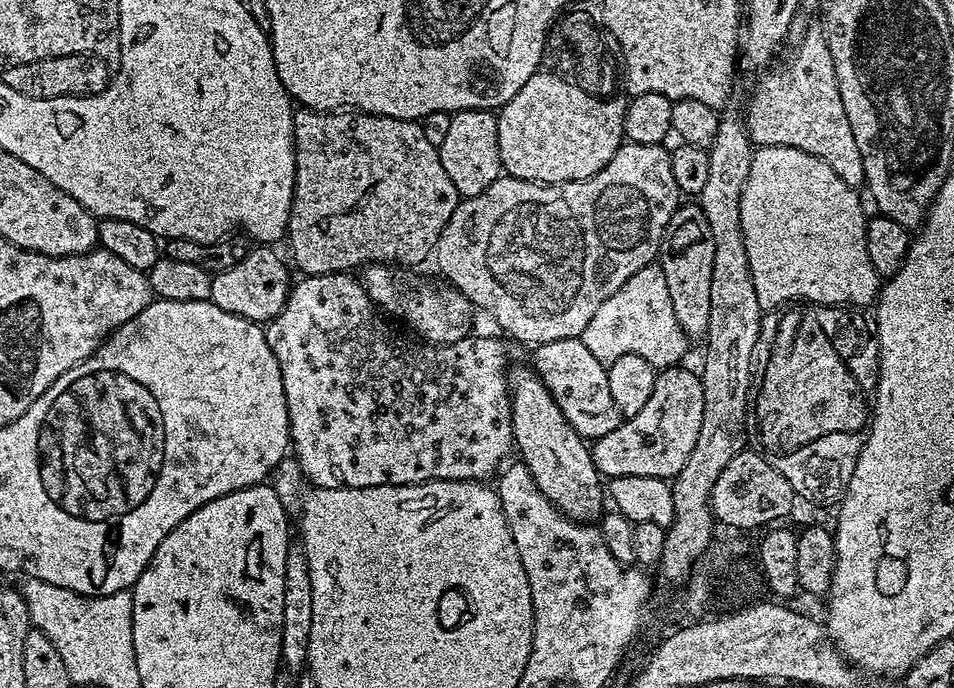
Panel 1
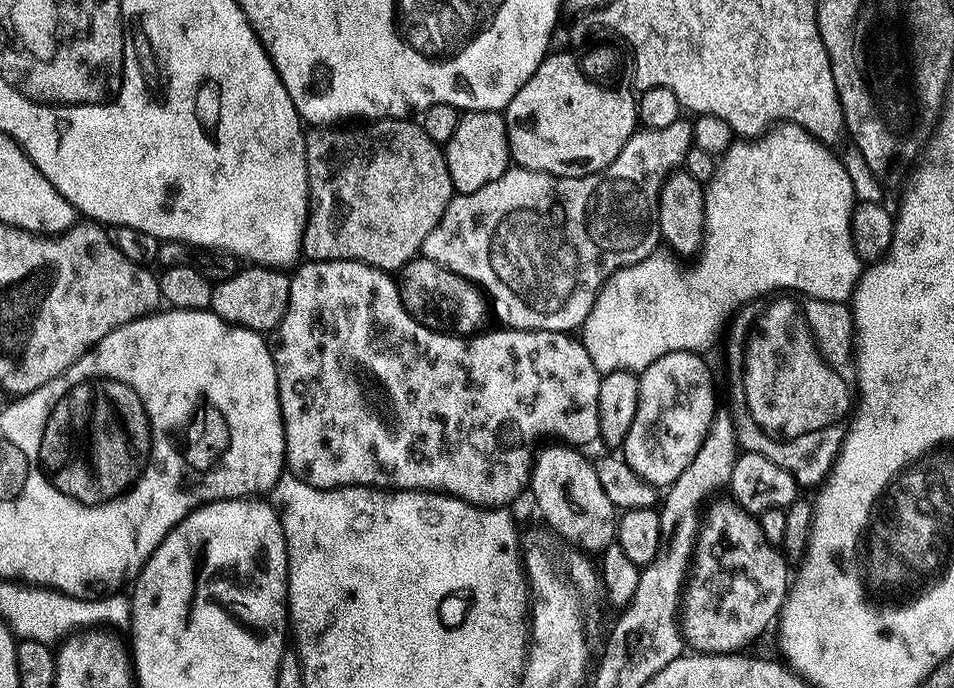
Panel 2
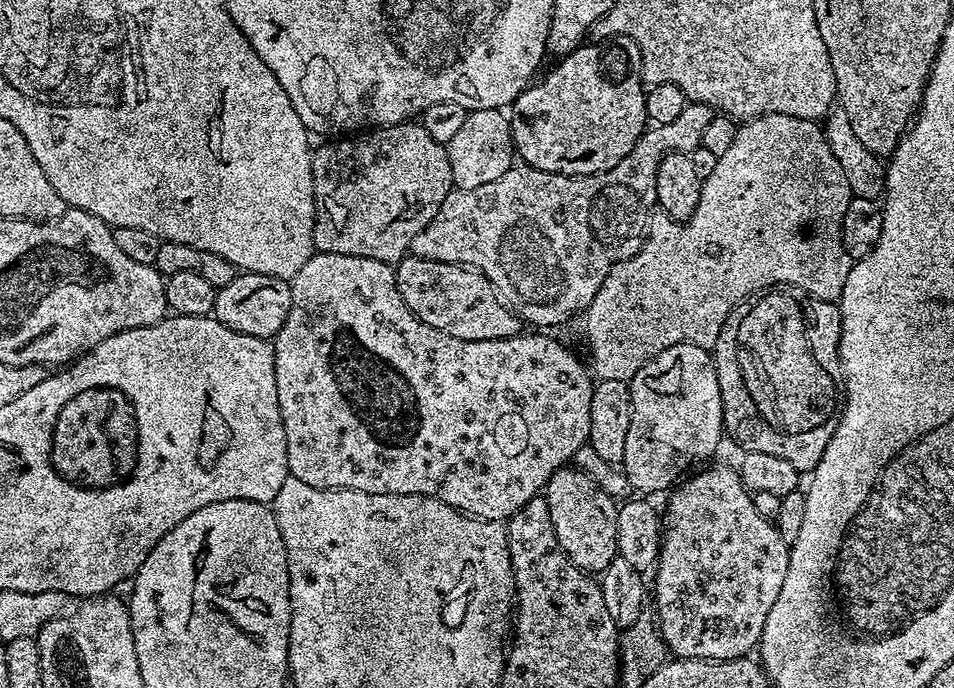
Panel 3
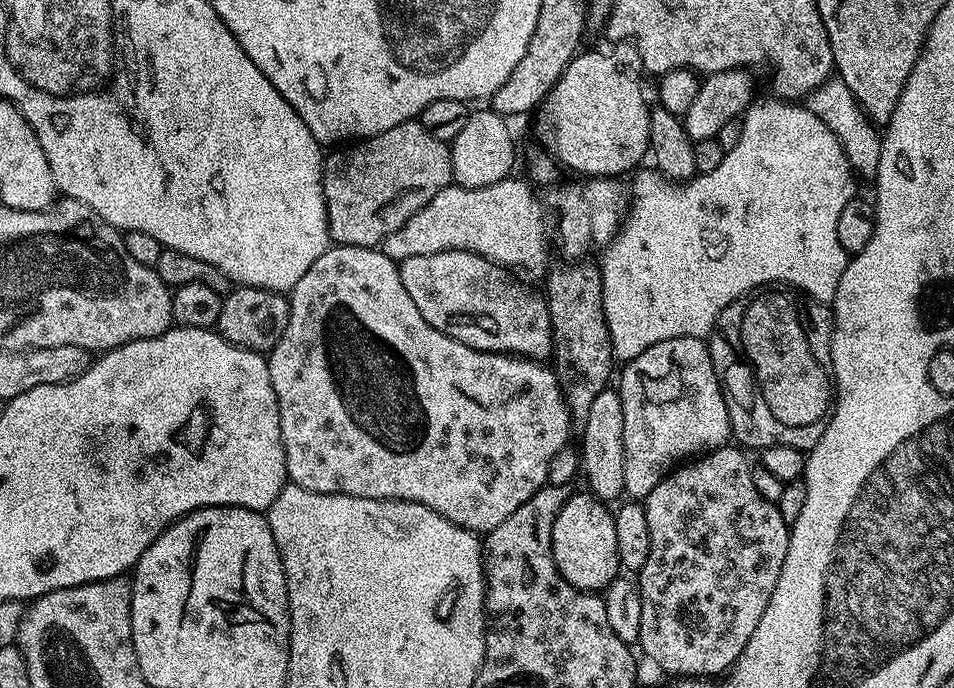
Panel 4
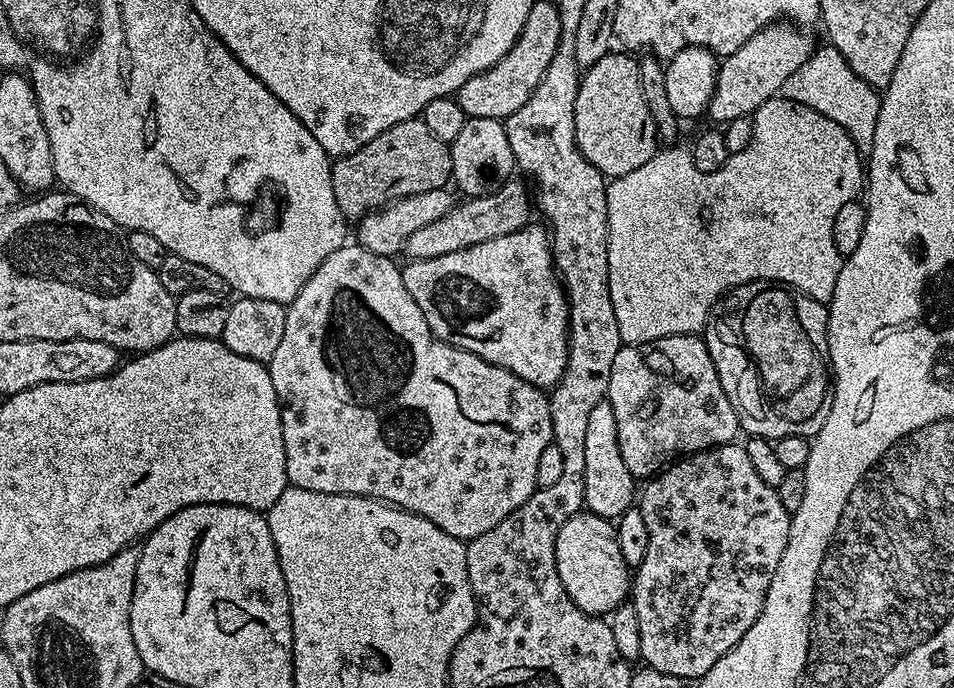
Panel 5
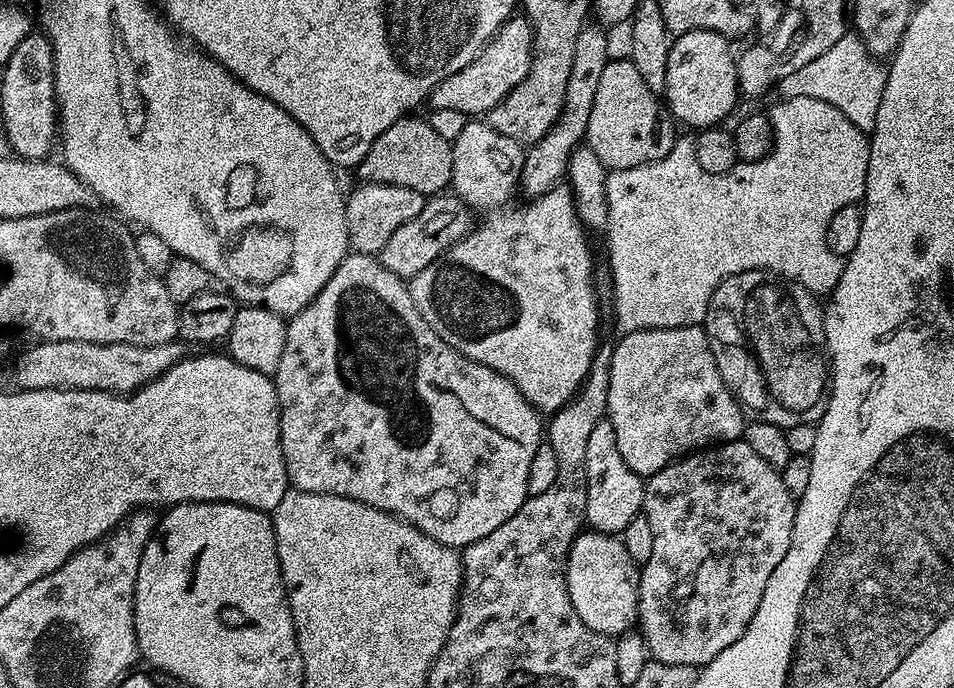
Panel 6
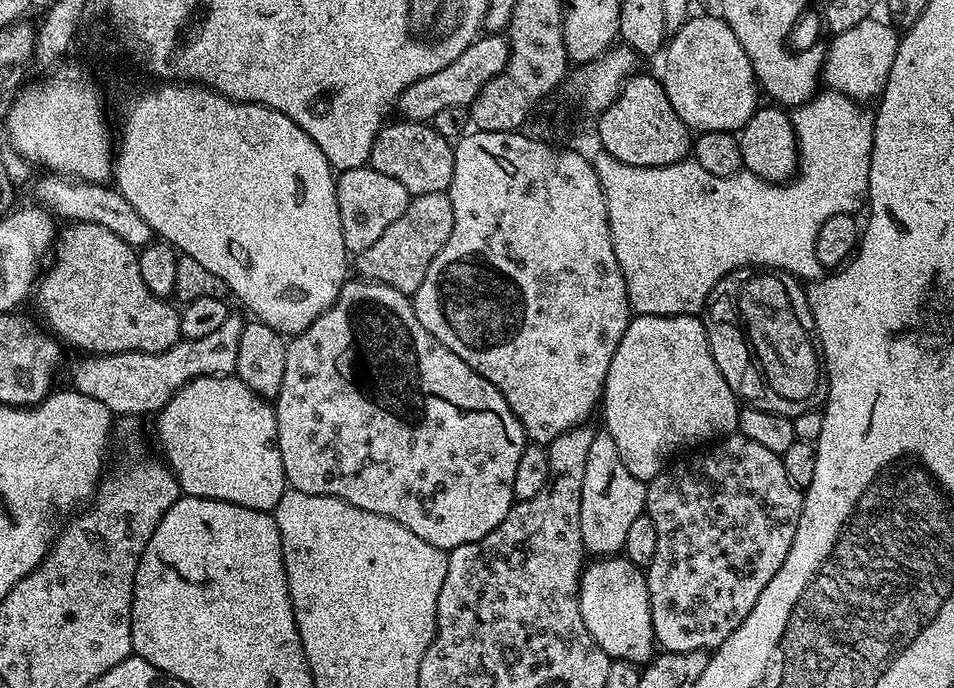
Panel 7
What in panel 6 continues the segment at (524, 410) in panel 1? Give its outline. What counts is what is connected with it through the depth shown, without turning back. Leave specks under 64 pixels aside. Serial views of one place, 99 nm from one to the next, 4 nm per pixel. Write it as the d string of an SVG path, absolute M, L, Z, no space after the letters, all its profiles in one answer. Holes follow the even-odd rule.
M581 531L568 551L564 577L568 583L570 602L574 602L574 610L578 610L578 618L582 618L587 628L613 638L633 631L640 614L640 570L641 565L630 558L630 553L619 535Z

